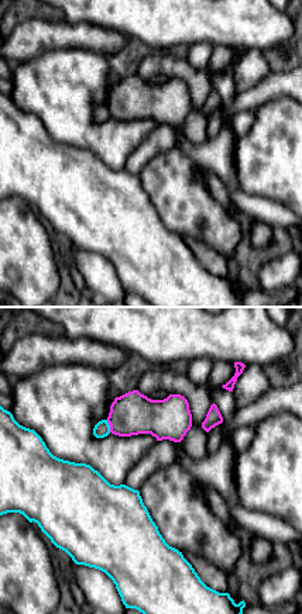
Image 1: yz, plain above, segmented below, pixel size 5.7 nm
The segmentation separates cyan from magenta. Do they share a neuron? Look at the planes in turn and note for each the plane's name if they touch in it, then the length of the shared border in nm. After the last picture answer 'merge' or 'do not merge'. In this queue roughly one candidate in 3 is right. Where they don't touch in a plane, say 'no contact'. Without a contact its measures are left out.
meets cyan in yz; contact 80 nm long

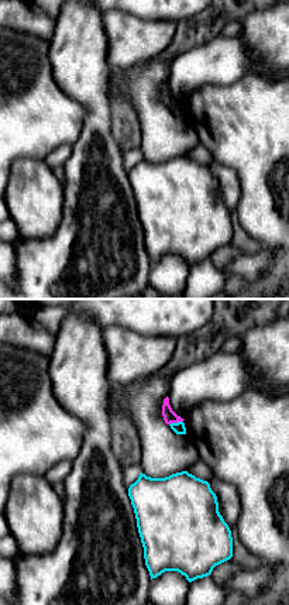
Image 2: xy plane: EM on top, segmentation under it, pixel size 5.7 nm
meets cyan in xy; contact 80 nm long

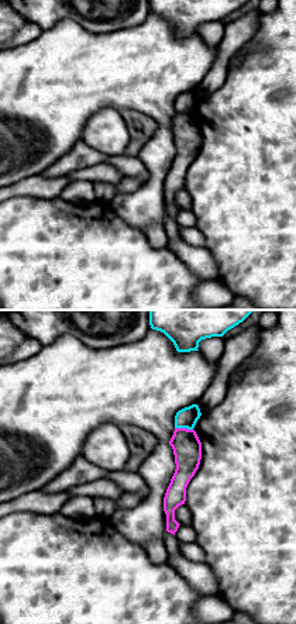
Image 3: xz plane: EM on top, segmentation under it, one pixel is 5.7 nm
meets cyan in xz; contact 110 nm long

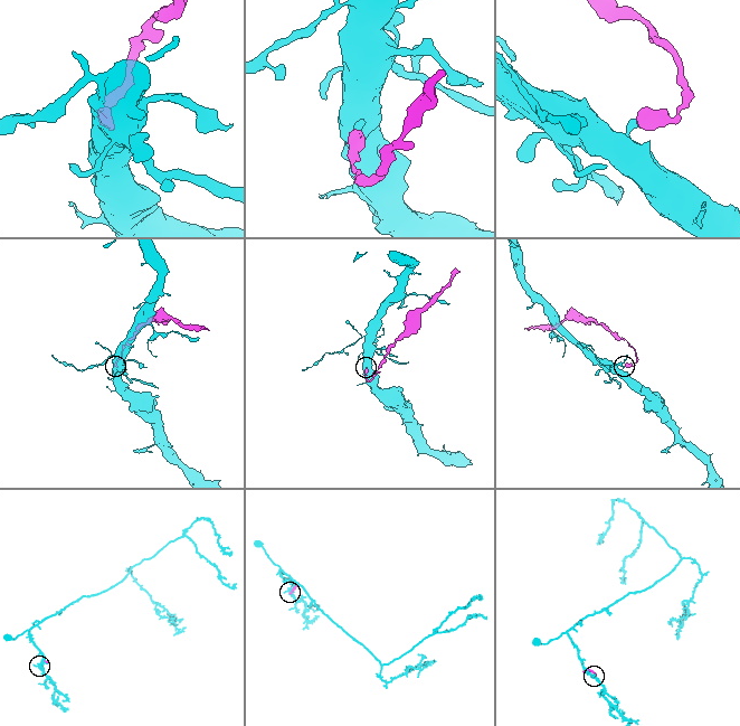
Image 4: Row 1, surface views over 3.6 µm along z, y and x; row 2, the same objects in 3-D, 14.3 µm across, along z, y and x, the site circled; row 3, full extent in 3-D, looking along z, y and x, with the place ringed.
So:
do not merge

